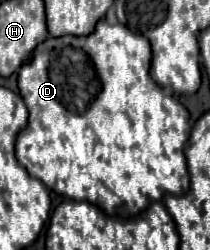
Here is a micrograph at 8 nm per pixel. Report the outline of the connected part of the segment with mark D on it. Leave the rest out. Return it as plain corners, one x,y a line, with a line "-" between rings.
100,20
96,24
94,34
90,36
62,36
62,38
48,36
48,40
44,40
34,50
32,62
24,64
18,70
20,94
28,106
30,116
28,116
26,128
18,134
16,158
28,170
28,174
32,178
42,180
56,194
68,200
76,200
76,202
88,200
90,204
102,208
102,212
110,212
110,216
114,216
114,212
122,212
122,216
134,216
134,212
142,212
142,208
148,208
150,204
154,204
154,200
160,202
166,194
186,194
190,190
190,174
188,174
188,164
186,164
186,146
188,146
190,132
192,132
190,114
174,96
164,94
164,90
150,78
150,62
152,62
150,42
140,34
130,32
122,24
110,26
106,24
106,20

